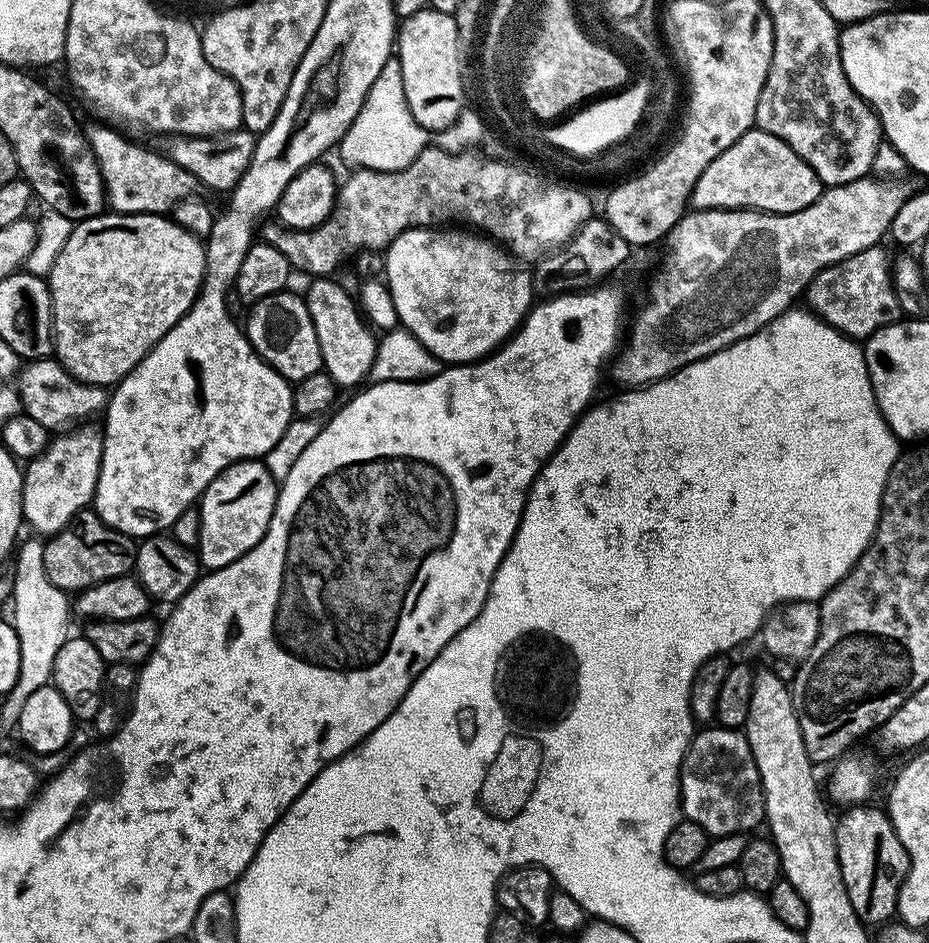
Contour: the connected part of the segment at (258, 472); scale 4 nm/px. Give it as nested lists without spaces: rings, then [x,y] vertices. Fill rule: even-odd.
[[[263,459],[240,460],[222,470],[206,486],[198,501],[200,510],[200,543],[198,559],[205,569],[230,566],[242,558],[266,534],[274,514],[278,482],[270,474]]]

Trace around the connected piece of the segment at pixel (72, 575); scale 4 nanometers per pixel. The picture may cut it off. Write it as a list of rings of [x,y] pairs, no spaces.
[[[85,510],[79,512],[61,532],[44,540],[46,574],[50,574],[50,582],[63,592],[79,594],[98,582],[129,575],[136,567],[137,547],[133,537],[102,522],[95,511]]]

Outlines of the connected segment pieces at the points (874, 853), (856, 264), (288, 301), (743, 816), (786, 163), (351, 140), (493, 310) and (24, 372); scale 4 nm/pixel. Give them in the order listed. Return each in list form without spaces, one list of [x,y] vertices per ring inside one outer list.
[[[849,807],[845,811],[848,813],[836,820],[836,845],[842,882],[846,882],[846,894],[850,894],[854,914],[866,926],[879,926],[896,916],[898,894],[908,873],[908,855],[887,811],[872,807]]]
[[[884,246],[862,250],[842,262],[822,269],[805,288],[803,299],[808,300],[807,307],[817,318],[825,320],[831,328],[837,328],[843,336],[850,336],[857,342],[863,342],[873,336],[878,329],[885,328],[887,324],[895,324],[901,319],[899,296],[893,280],[893,261],[891,255],[888,257]]]
[[[292,290],[275,292],[251,305],[246,323],[246,335],[252,349],[289,382],[310,378],[321,371],[322,354],[318,350],[318,334],[314,334],[314,322],[308,313],[307,303]]]
[[[708,726],[693,735],[680,767],[680,811],[683,819],[702,826],[702,830],[706,830],[712,838],[729,836],[735,832],[748,834],[751,833],[751,828],[756,828],[759,824],[761,827],[765,823],[762,778],[750,750],[750,742],[743,731]]]
[[[754,126],[702,170],[698,182],[694,182],[690,204],[697,212],[711,208],[748,208],[752,212],[794,214],[818,202],[825,187],[818,174],[814,174],[808,163],[798,158],[782,138],[774,138],[774,134]]]
[[[393,58],[382,66],[382,74],[374,78],[358,118],[346,130],[338,145],[338,153],[348,170],[374,169],[379,172],[397,172],[414,162],[424,148],[429,147],[430,134],[410,114],[406,102],[406,90],[402,86],[402,66],[399,59]]]
[[[437,226],[434,228],[411,228],[398,234],[398,238],[394,238],[394,242],[389,244],[386,249],[383,275],[386,277],[390,294],[394,298],[394,310],[398,310],[398,318],[402,327],[410,334],[414,334],[414,338],[418,338],[418,342],[422,342],[422,346],[426,346],[430,350],[430,354],[434,354],[445,365],[455,366],[471,364],[474,360],[483,360],[509,339],[524,321],[524,317],[533,307],[534,293],[532,291],[532,272],[523,267],[527,268],[511,252],[501,247],[497,241],[483,234],[477,234],[472,230],[445,230],[443,227]]]
[[[55,358],[30,360],[19,369],[16,388],[20,392],[22,412],[40,422],[49,430],[68,430],[81,422],[88,422],[91,416],[105,411],[106,392],[99,384],[84,384],[67,372]]]

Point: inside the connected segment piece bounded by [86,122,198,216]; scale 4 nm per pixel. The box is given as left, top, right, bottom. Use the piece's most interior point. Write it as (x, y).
(136, 180)

